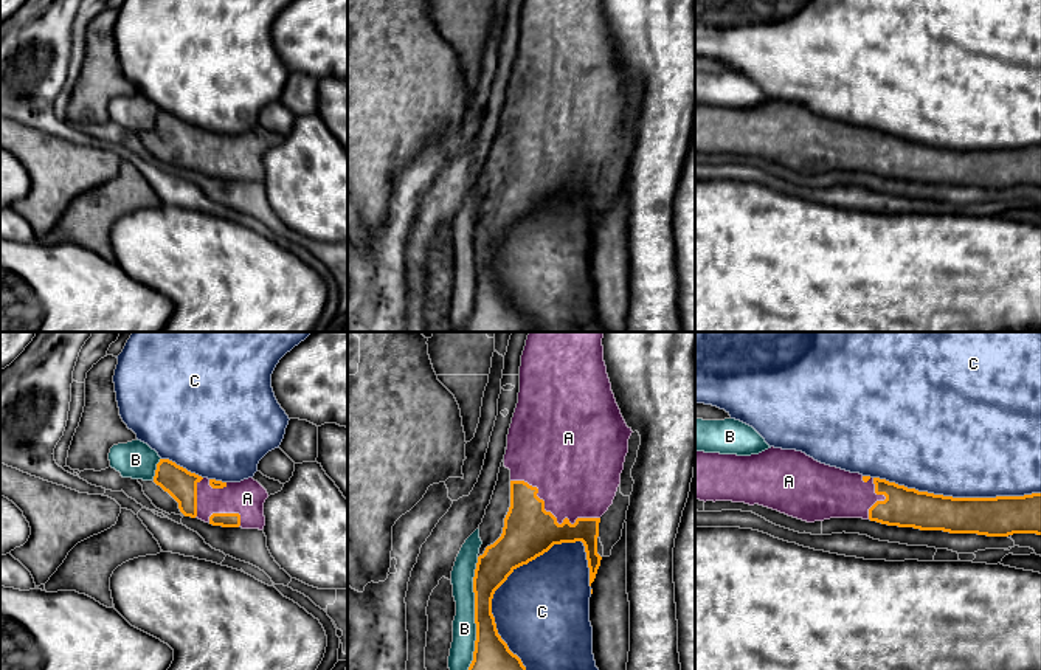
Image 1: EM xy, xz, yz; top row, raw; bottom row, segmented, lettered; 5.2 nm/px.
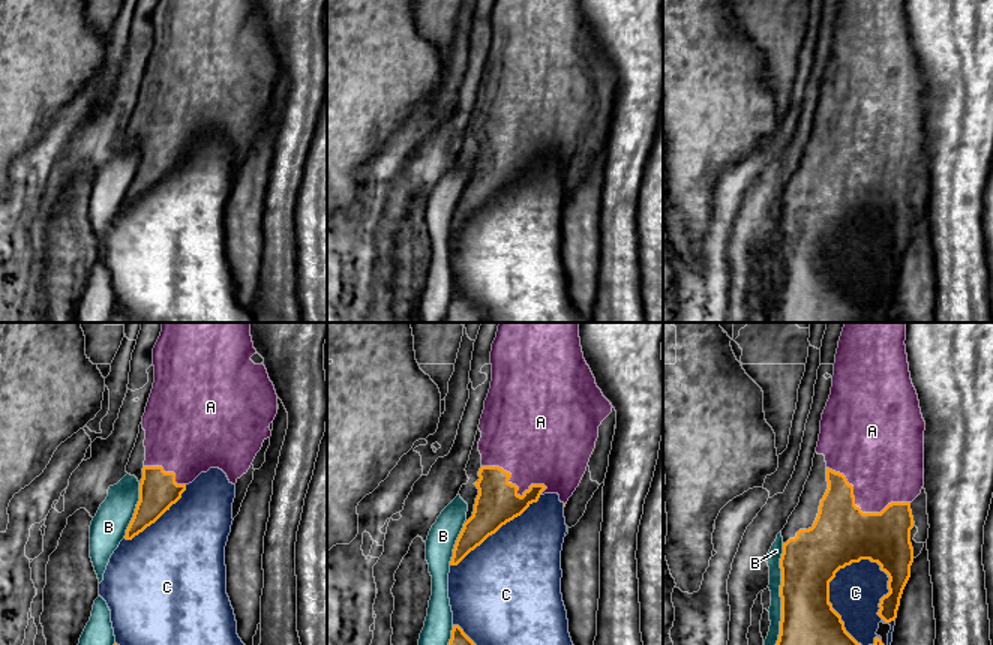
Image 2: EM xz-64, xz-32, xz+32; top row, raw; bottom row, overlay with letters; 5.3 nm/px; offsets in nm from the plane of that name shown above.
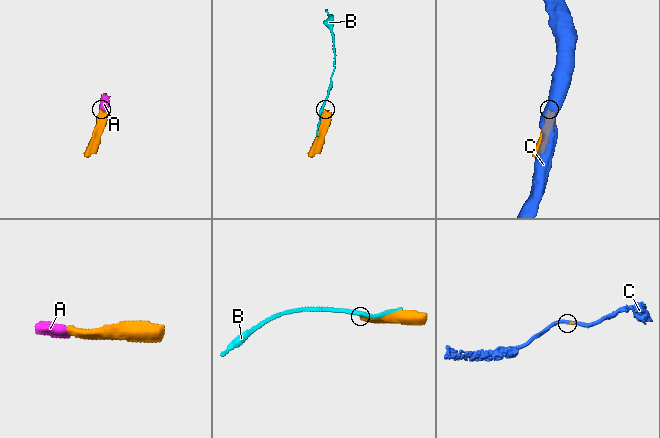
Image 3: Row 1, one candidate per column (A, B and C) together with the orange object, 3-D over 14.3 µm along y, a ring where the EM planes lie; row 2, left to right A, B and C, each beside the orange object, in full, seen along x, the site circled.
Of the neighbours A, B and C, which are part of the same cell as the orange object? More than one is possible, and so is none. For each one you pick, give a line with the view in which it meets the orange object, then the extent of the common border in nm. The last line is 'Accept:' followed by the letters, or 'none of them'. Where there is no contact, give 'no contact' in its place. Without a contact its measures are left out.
A: meets orange in xz; contact 500 nm long
Accept: A

